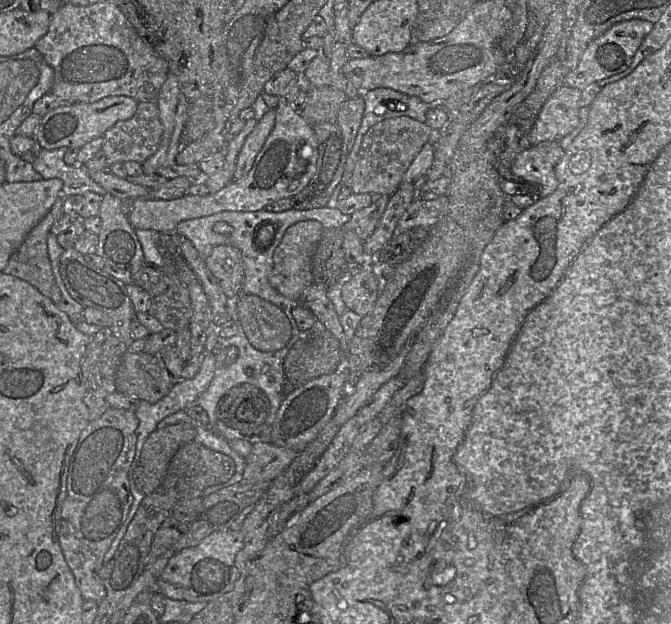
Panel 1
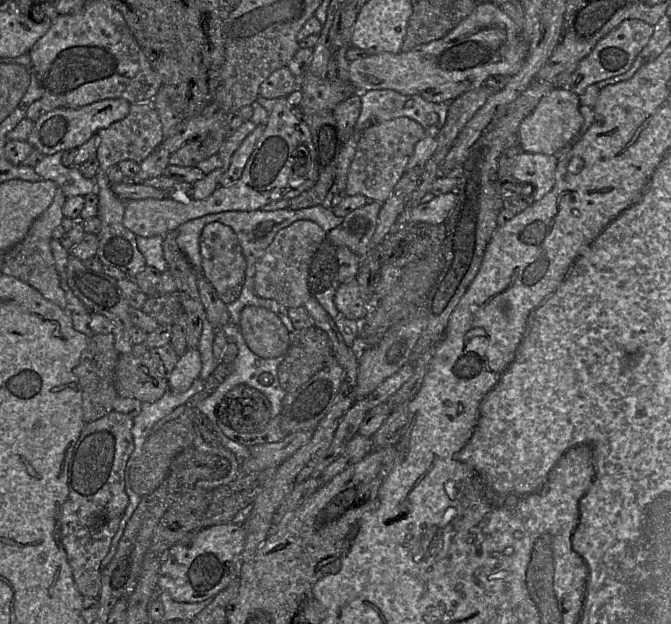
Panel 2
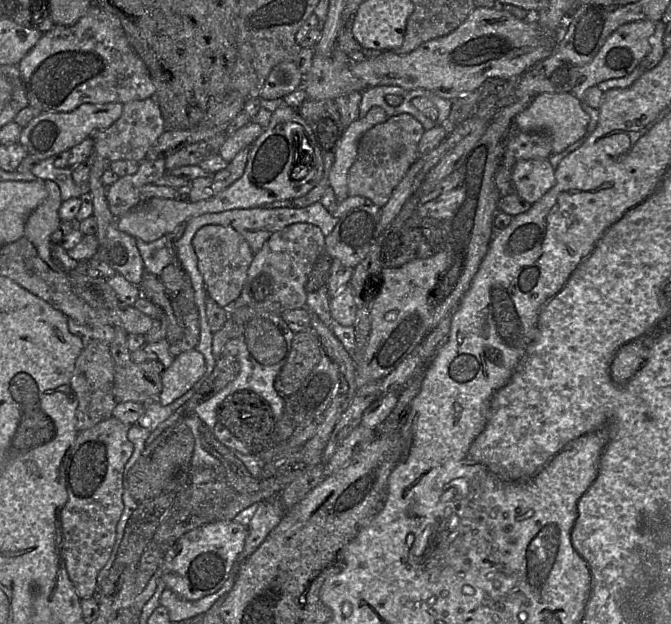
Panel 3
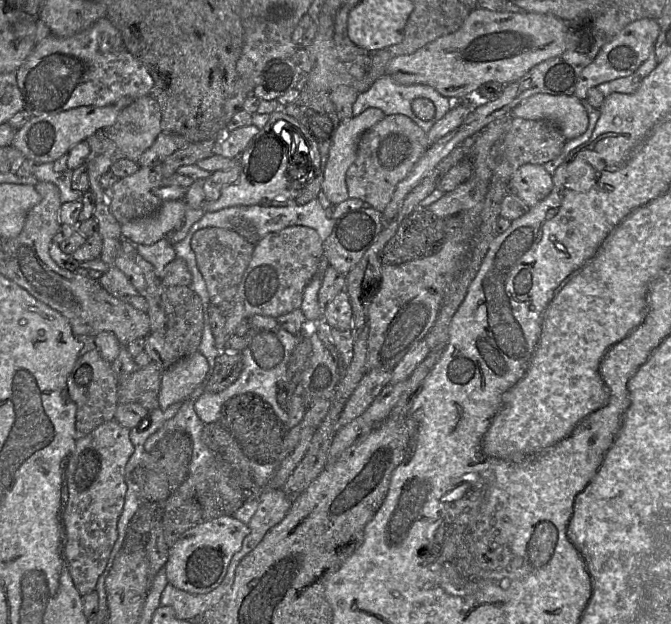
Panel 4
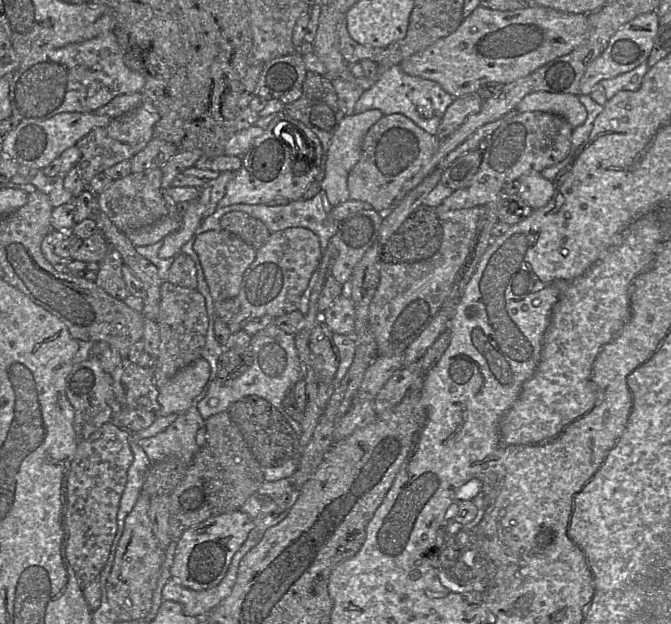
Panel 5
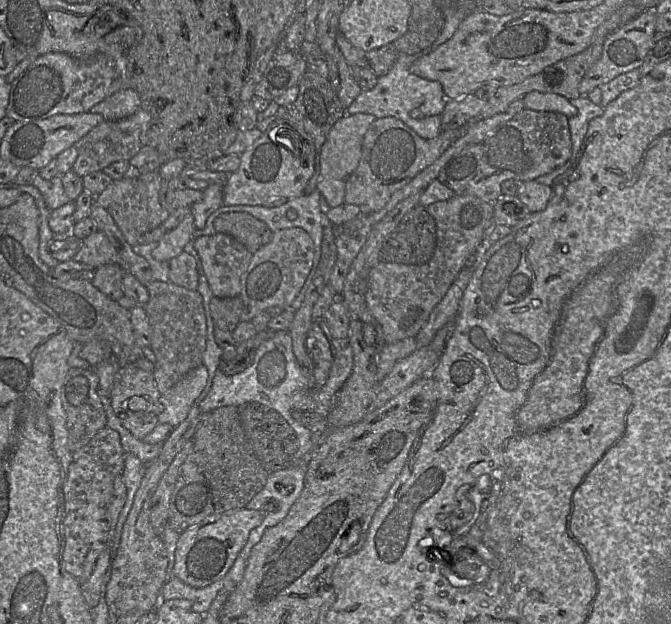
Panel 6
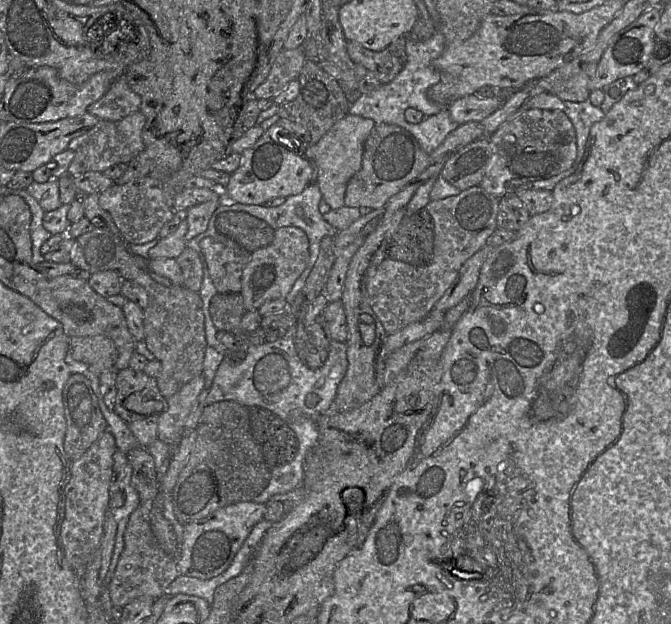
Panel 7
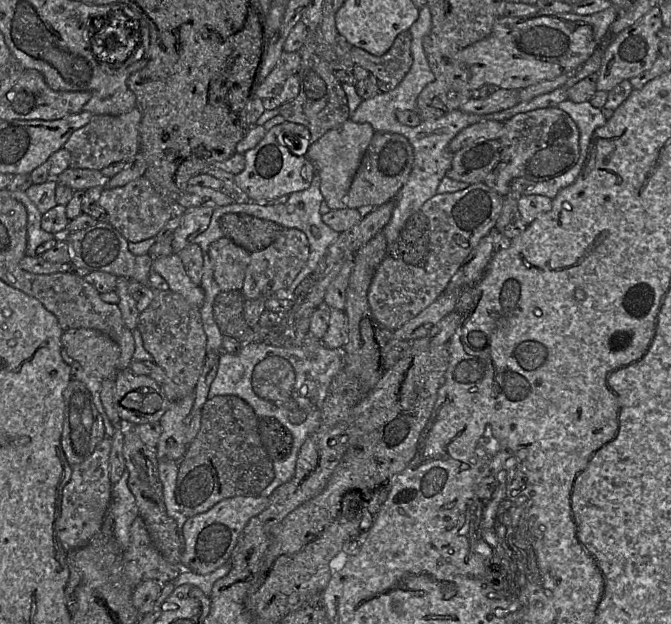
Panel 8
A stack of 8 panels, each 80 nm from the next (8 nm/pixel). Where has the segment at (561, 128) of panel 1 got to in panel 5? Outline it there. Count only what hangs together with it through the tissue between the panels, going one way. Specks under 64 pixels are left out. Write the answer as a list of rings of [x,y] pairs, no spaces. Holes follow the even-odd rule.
[[[533,92],[526,95],[516,106],[518,113],[542,111],[565,118],[574,129],[587,118],[587,110],[577,95],[567,93]]]

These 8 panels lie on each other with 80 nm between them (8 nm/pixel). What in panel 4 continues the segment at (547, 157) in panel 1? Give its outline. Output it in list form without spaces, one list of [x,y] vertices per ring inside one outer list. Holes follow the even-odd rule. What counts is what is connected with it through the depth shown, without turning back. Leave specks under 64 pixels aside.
[[[524,164],[510,181],[520,197],[530,208],[546,198],[553,190],[553,177],[543,165]]]

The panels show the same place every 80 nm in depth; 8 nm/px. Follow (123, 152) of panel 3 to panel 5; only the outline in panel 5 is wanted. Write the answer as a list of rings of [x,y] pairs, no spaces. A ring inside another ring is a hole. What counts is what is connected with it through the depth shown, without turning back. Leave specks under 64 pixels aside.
[[[143,100],[133,111],[112,119],[105,129],[111,138],[130,146],[136,154],[153,138],[153,128],[159,119],[158,112]]]

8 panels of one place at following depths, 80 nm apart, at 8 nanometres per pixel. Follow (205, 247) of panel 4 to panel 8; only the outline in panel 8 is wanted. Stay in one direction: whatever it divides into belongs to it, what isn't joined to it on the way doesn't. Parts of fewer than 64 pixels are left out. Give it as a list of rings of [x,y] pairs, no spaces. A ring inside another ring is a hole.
[[[224,236],[211,244],[209,256],[221,291],[242,291],[251,253]]]

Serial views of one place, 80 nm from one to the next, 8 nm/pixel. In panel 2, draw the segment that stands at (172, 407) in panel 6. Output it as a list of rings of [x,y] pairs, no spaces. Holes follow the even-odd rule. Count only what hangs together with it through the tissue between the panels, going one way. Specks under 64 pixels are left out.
[[[189,348],[179,357],[175,368],[168,375],[169,391],[182,393],[200,378],[202,360],[198,348]]]

